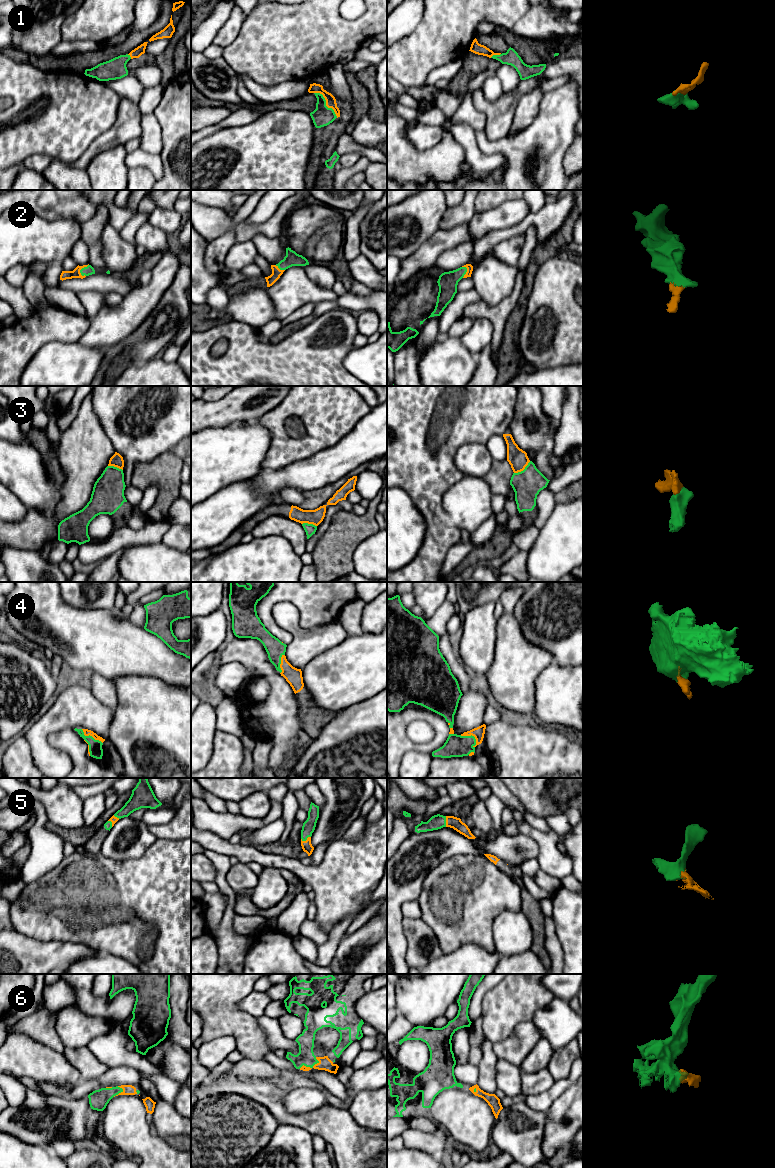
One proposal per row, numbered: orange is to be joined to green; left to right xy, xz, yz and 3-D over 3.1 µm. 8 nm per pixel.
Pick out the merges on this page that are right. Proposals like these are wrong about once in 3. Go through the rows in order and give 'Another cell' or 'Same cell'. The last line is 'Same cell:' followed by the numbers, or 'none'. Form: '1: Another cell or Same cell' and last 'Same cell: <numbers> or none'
1: Same cell
2: Same cell
3: Another cell
4: Same cell
5: Same cell
6: Same cell
Same cell: 1, 2, 4, 5, 6

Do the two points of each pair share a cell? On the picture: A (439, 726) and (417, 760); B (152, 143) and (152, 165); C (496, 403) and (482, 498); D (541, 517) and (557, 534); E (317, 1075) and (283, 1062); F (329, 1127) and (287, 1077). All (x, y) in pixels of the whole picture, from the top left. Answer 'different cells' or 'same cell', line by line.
A: different cells
B: different cells
C: different cells
D: different cells
E: same cell
F: different cells

